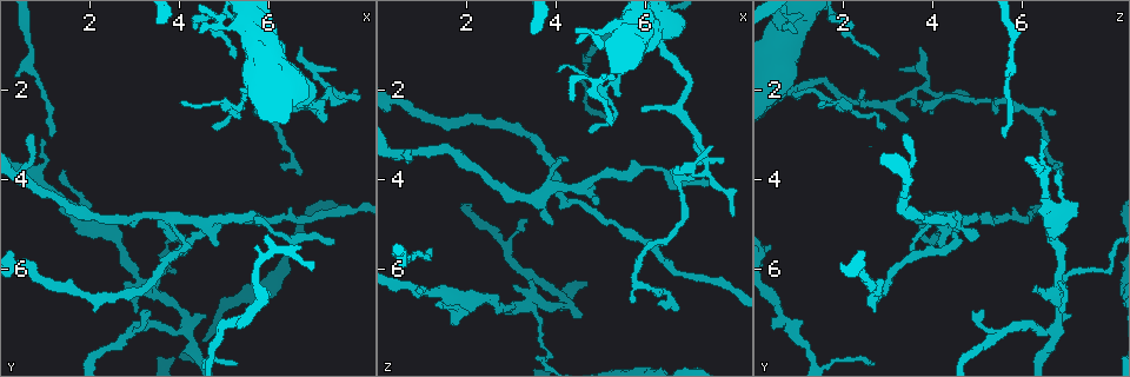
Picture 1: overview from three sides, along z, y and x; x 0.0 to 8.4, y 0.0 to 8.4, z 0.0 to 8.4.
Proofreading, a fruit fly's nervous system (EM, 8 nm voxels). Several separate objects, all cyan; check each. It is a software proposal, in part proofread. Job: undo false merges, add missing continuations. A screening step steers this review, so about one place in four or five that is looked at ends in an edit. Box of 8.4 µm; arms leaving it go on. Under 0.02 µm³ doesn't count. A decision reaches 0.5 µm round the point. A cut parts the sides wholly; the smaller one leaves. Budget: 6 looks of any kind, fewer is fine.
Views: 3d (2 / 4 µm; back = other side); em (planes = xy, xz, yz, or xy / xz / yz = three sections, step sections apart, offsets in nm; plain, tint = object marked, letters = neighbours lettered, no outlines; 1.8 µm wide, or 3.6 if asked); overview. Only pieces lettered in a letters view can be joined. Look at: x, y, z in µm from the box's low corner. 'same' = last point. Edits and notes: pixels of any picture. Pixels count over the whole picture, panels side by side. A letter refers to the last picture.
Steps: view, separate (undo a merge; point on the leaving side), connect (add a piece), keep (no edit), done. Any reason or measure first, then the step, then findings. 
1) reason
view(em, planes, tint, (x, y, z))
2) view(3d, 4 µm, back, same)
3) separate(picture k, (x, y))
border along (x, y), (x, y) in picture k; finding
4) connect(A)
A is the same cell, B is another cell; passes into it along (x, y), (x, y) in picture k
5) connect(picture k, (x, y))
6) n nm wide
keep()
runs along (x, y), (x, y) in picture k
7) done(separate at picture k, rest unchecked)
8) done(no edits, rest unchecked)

three-way junction
view(em, planes, tint, (4.20, 7.40, 6.70))

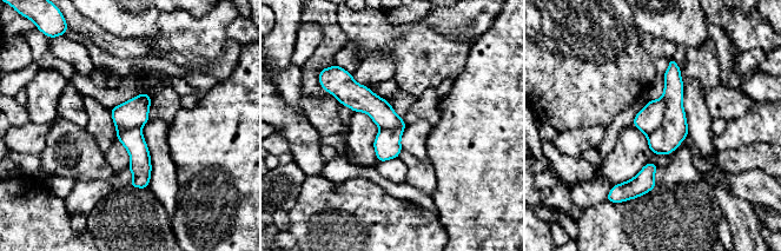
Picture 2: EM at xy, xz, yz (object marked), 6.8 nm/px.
what lies round it
view(em, planes, letters, same)

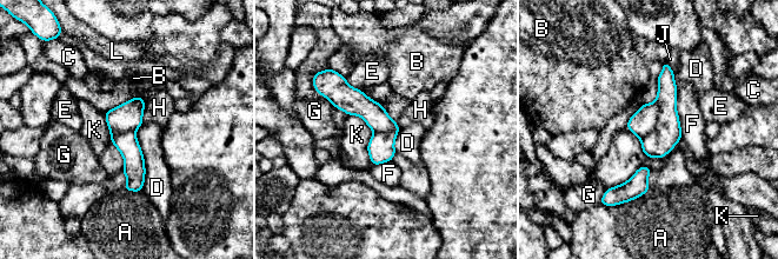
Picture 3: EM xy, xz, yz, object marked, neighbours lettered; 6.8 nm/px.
180 nm wide
keep()
A, B, C, D, E, F, G, H, J, K and L are other cells; border along (143, 123), (141, 190) in picture 3; one cell here

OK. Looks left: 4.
four arms meet
view(3d, 4 µm, (4.55, 5.15, 4.40))

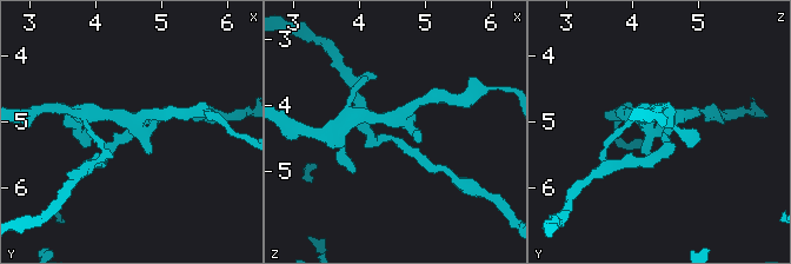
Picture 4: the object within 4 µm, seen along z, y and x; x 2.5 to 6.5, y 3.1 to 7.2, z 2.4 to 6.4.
view(em, planes, letters, (4.55, 5.10, 4.45))

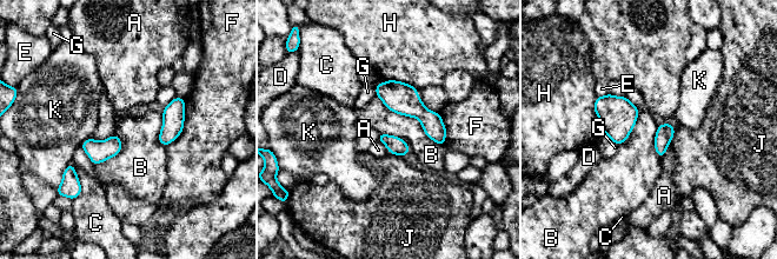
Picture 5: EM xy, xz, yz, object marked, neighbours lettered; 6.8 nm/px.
keep()
A, B, C, D, E, F, G, H, J and K are other cells; border along (377, 95), (443, 145) in picture 5; continuous, no second cell

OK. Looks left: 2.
free end
view(em, xy, step 16, tint, (3.30, 7.00, 4.90))

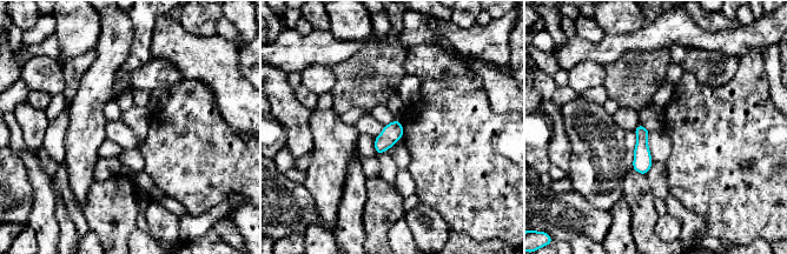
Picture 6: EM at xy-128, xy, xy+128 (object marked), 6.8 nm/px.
cut it another way
view(em, planes, letters, same)

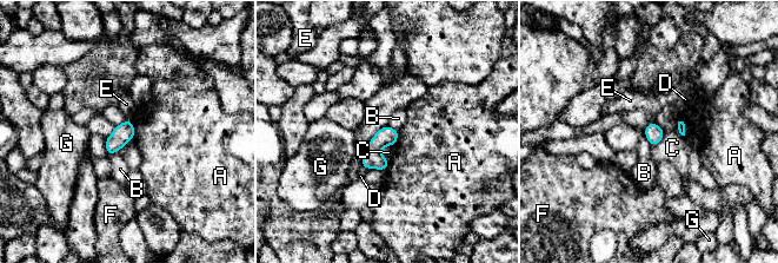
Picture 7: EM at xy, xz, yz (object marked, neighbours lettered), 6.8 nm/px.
keep()
A, B, C, D, E, F and G are other cells; border along (655, 122), (645, 129), (651, 146) in picture 7; no lettered piece goes on from it

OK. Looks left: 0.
done(no edits, rest unchecked)

